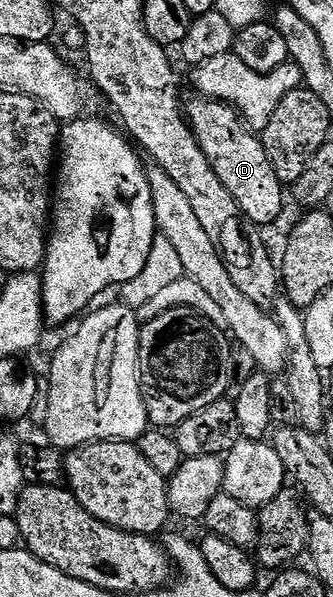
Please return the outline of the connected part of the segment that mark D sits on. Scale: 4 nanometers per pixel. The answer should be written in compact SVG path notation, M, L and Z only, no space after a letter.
M206 97L186 100L185 114L196 141L201 145L213 173L221 177L221 185L233 193L233 201L250 223L267 229L283 215L283 191L285 185L273 173L273 165L263 148L263 140L243 121L243 116L227 103L212 101Z

